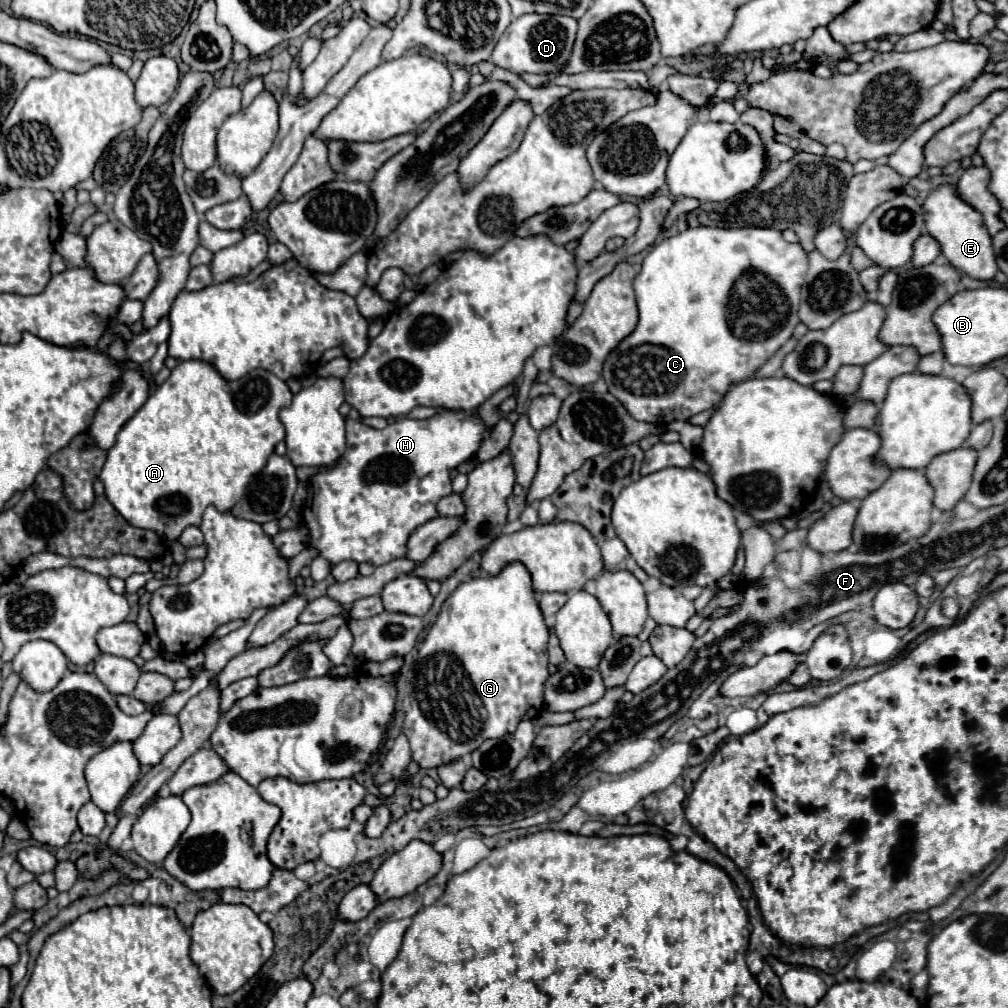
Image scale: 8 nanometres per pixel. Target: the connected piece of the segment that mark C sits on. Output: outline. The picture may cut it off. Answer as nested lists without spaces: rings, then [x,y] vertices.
[[[697,226],[697,228],[687,228],[685,232],[679,232],[671,238],[665,238],[657,246],[649,250],[649,254],[643,260],[643,268],[637,274],[633,286],[635,286],[635,296],[637,296],[637,306],[639,306],[639,324],[629,334],[605,360],[603,366],[603,380],[607,382],[609,392],[621,400],[621,404],[629,410],[629,414],[635,420],[641,422],[653,422],[653,424],[669,424],[673,420],[689,420],[691,416],[719,406],[719,402],[725,398],[729,388],[741,380],[747,380],[753,376],[757,368],[761,368],[793,334],[799,318],[799,292],[801,284],[805,280],[807,272],[807,252],[799,244],[791,244],[783,238],[779,230],[773,228],[709,228],[709,226]]]

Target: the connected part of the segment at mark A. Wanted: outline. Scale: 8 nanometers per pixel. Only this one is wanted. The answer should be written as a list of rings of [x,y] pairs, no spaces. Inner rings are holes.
[[[185,360],[185,362],[179,362],[179,364],[171,370],[169,378],[167,378],[161,386],[157,386],[157,388],[151,392],[149,400],[141,406],[141,410],[137,410],[137,412],[133,414],[133,418],[129,418],[129,420],[121,426],[121,430],[117,432],[115,444],[109,448],[109,452],[107,452],[107,462],[105,462],[105,466],[103,466],[103,470],[101,470],[101,476],[99,476],[99,480],[101,480],[103,486],[105,486],[105,496],[107,496],[107,500],[117,508],[117,512],[119,512],[129,524],[133,524],[133,526],[137,526],[137,528],[153,530],[153,532],[157,532],[163,540],[177,540],[177,538],[181,536],[181,532],[183,532],[187,526],[199,526],[199,524],[201,524],[201,516],[203,516],[203,512],[205,512],[205,508],[207,508],[209,504],[215,504],[217,510],[225,512],[225,510],[231,510],[231,508],[241,500],[241,496],[245,494],[245,488],[247,488],[247,484],[251,482],[251,478],[253,478],[257,472],[261,472],[261,468],[265,468],[267,458],[273,454],[275,444],[285,438],[285,428],[283,428],[283,424],[279,422],[277,412],[279,412],[283,406],[289,406],[291,398],[293,398],[293,394],[291,394],[289,386],[287,386],[283,380],[279,380],[277,376],[273,376],[271,372],[261,370],[261,368],[253,370],[251,374],[247,374],[247,376],[241,378],[241,380],[229,382],[229,380],[225,380],[209,362],[205,362],[205,360]]]

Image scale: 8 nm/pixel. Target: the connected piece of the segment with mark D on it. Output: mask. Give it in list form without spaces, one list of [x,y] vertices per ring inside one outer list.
[[[525,14],[511,22],[511,26],[505,30],[501,40],[497,42],[491,62],[507,68],[511,72],[533,72],[533,74],[543,74],[543,72],[555,72],[561,68],[571,54],[573,42],[577,34],[577,20],[571,16],[553,16],[553,14]]]

